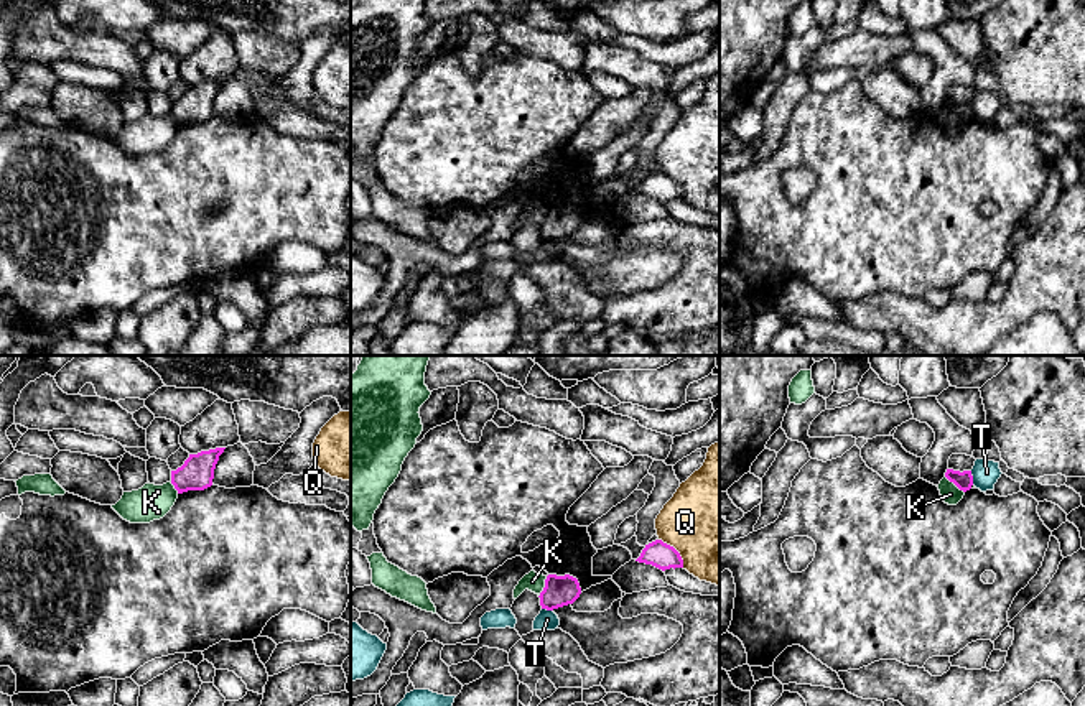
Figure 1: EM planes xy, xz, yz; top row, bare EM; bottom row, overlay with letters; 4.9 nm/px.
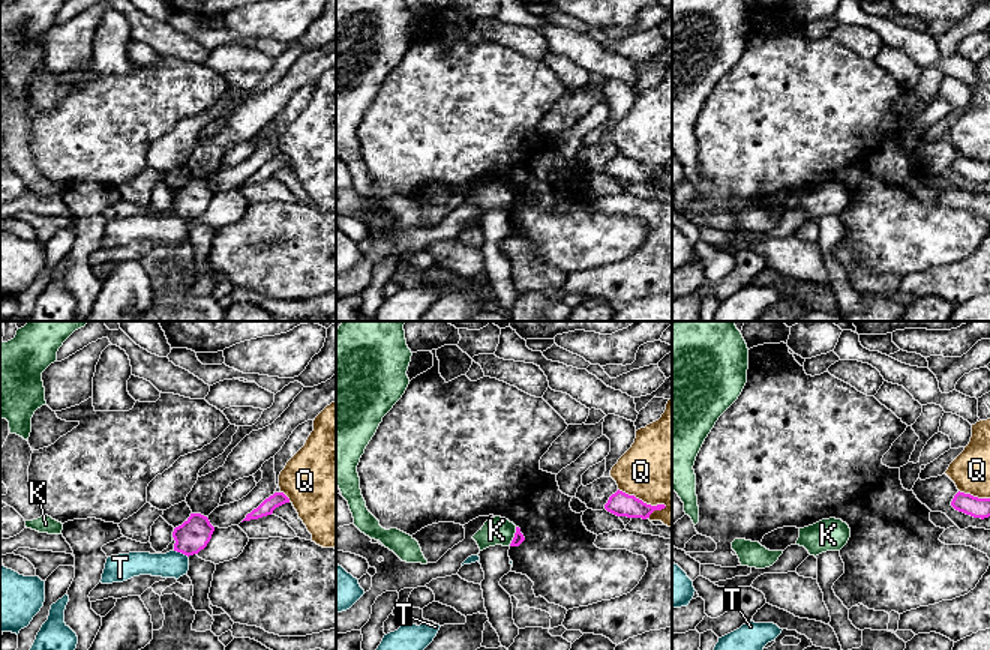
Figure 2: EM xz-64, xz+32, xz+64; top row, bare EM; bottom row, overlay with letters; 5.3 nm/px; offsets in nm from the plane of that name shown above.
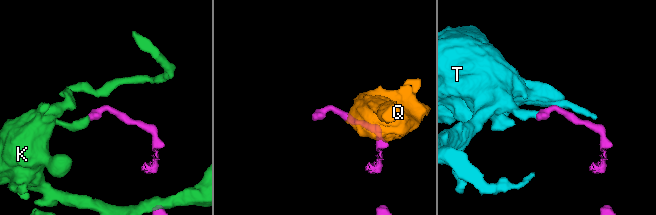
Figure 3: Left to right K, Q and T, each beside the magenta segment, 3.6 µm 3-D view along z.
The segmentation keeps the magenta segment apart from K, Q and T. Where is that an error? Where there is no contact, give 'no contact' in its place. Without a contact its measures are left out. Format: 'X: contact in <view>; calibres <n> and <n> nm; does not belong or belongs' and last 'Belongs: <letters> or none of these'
K: contact in xz; calibres 150 and 90 nm; does not belong
Q: contact in xz; calibres 130 and 480 nm; does not belong
T: contact in yz; calibres 90 and 130 nm; does not belong
Belongs: none of these

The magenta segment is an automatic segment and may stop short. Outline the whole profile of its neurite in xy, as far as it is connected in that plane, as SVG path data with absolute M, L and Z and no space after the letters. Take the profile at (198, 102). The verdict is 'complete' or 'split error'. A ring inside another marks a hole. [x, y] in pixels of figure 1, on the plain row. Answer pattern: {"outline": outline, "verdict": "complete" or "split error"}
{"outline": "M216 79L198 86L189 86L181 99L171 102L171 115L178 125L211 118L216 95L224 81L226 79Z", "verdict": "complete"}

